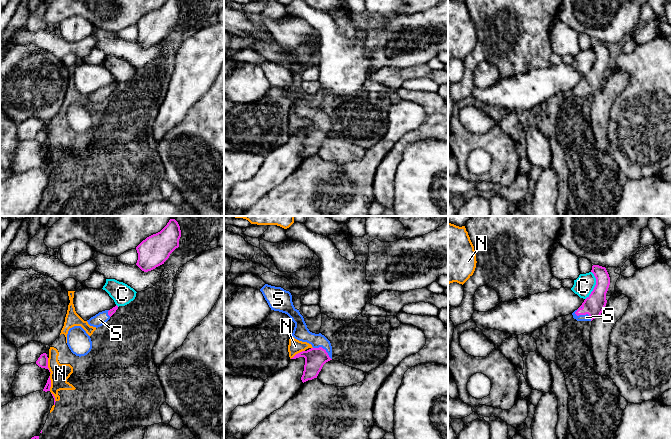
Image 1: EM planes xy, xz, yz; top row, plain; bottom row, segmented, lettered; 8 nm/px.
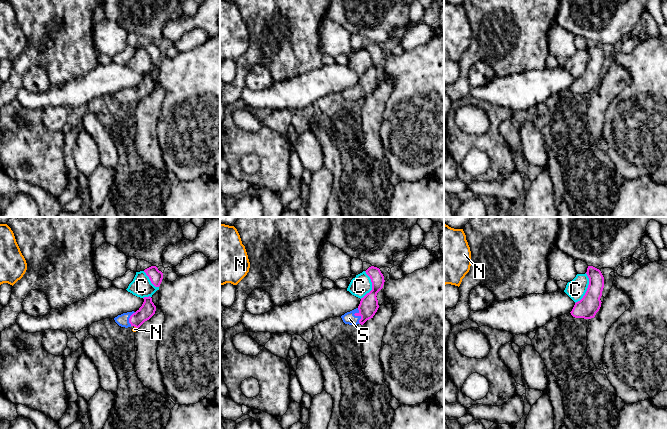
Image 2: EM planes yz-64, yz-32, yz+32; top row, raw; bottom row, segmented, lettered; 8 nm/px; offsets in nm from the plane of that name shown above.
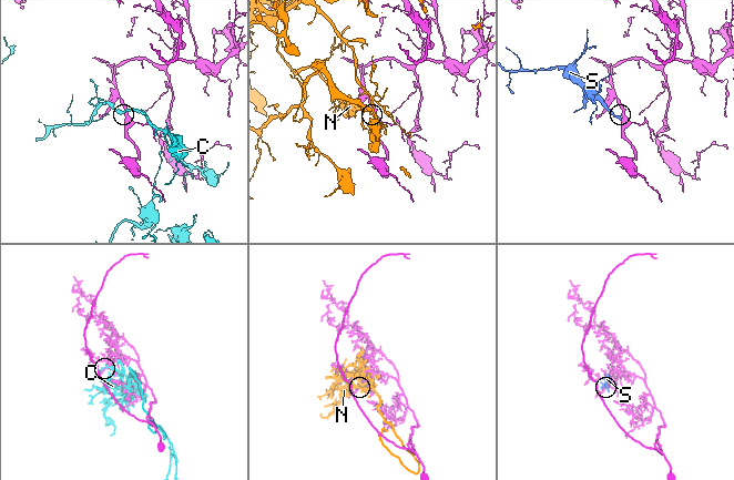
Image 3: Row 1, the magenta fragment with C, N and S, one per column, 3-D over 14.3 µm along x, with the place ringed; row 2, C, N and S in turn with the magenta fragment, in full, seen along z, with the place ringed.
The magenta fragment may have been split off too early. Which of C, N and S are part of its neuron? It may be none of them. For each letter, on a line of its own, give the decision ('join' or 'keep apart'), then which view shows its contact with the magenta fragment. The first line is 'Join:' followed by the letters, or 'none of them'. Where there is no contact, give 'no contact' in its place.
Join: S
C: keep apart; contact in yz
N: keep apart; contact in xy
S: join; contact in yz

